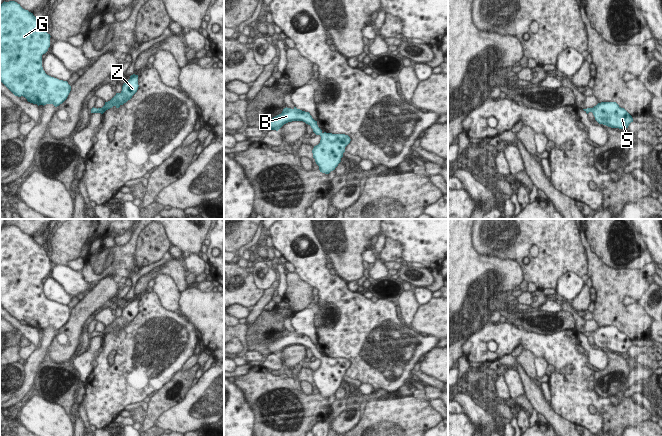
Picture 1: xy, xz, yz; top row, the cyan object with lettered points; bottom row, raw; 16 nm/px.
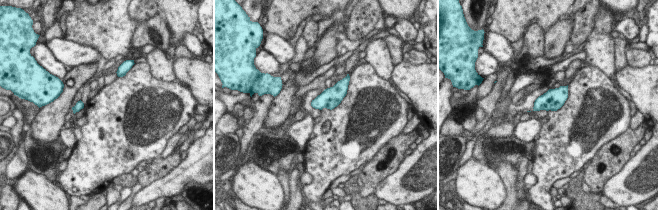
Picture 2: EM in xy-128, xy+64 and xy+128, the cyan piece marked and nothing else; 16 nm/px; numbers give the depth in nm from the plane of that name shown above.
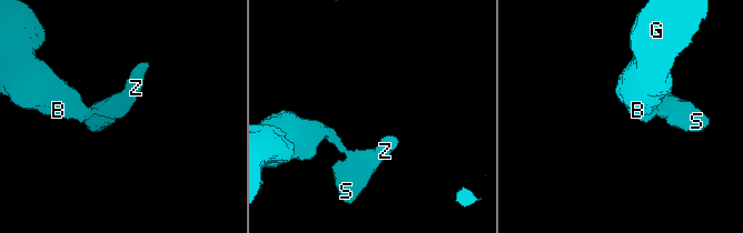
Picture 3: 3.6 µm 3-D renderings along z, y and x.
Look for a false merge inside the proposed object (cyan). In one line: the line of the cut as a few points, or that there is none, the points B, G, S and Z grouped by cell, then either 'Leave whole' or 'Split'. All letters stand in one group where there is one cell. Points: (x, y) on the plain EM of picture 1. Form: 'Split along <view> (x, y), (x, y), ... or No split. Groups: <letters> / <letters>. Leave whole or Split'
No split. Groups: B G S Z. Leave whole.

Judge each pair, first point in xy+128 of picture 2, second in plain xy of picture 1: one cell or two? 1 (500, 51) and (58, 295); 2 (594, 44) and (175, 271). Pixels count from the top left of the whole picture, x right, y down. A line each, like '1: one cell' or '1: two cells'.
1: two cells
2: two cells

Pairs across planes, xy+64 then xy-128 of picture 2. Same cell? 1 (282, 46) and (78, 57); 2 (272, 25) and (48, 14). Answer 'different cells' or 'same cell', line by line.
1: same cell
2: same cell

